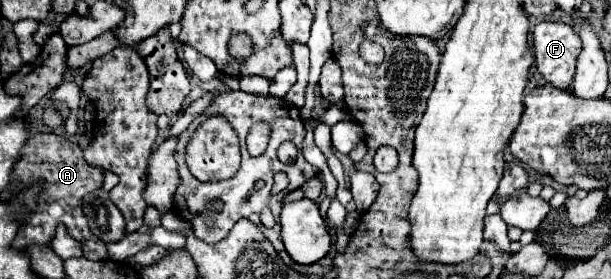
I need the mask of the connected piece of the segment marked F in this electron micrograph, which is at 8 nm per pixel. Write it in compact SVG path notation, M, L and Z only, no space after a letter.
M539 22L533 30L533 54L535 54L535 72L533 78L539 86L553 84L557 88L569 88L575 76L575 60L581 52L581 40L569 24L563 22Z

